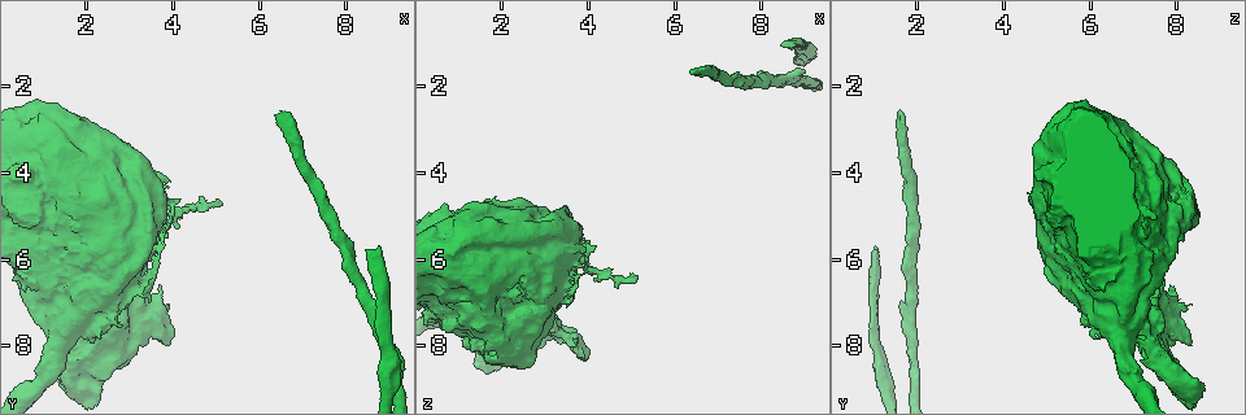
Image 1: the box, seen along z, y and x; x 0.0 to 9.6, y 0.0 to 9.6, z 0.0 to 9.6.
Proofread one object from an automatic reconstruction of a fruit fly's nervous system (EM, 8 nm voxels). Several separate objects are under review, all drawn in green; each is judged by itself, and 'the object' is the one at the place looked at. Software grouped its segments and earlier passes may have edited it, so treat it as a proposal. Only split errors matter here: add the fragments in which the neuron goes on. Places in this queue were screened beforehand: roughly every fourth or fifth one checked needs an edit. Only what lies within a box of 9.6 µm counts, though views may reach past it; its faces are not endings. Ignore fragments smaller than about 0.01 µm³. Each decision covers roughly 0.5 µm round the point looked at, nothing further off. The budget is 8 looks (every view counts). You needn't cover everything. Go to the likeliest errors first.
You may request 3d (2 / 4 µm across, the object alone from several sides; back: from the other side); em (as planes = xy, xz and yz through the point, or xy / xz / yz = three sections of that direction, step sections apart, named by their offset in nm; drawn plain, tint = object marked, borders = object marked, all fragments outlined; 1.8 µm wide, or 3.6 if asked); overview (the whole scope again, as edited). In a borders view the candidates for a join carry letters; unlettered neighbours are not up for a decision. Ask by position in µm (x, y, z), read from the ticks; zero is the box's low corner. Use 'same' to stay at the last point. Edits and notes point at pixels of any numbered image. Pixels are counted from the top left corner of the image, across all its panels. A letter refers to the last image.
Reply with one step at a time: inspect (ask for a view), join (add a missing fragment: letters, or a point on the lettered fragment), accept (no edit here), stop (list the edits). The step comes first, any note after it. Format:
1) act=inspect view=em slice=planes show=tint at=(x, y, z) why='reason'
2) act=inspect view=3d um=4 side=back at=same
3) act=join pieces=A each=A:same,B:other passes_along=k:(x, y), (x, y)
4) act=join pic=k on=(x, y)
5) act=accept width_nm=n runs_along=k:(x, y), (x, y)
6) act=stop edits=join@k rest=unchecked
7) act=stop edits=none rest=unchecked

act=inspect view=em slice=planes show=borders at=(6.45, 2.50, 1.60) why='an open end'

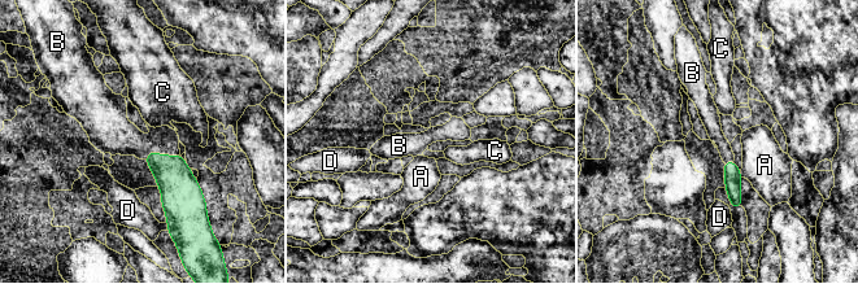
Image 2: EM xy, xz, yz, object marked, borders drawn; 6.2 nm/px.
act=join pieces=B each=A:other,B:same,C:other,D:other found='the neuron continues'

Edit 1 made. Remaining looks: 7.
act=inspect view=overview

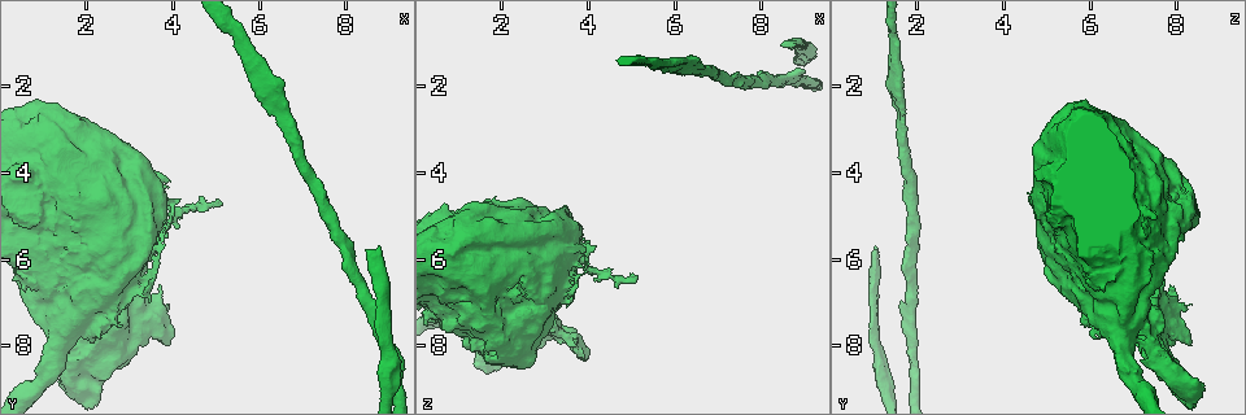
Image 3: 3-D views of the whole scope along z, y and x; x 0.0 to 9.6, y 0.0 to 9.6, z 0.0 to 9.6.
act=inspect view=em slice=xz step=8 show=borders at=(8.80, 5.70, 1.05) why='long arm stops here'

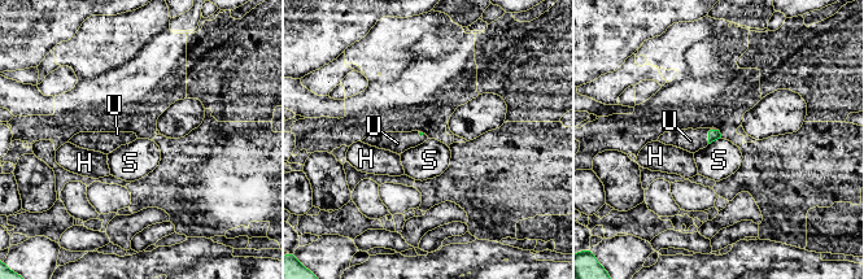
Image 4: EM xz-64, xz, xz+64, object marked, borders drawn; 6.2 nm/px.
act=inspect view=em slice=planes show=borders at=same why='cut it another way'

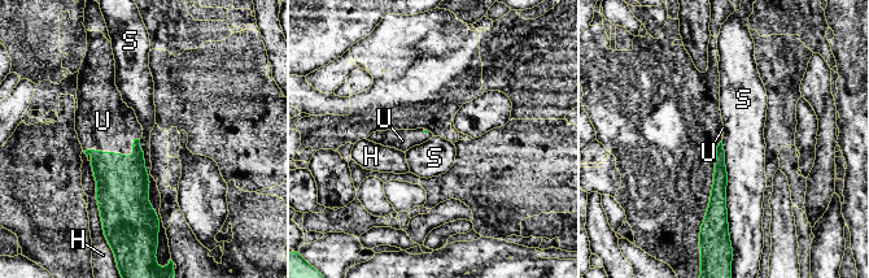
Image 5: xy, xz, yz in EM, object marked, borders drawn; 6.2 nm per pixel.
act=join pieces=U each=H:other,S:other,U:same passes_along=5:(122, 186), (118, 153), (103, 121) found='it goes on there'

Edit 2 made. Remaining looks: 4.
act=stop edits=join@2,join@5 rest=unchecked

